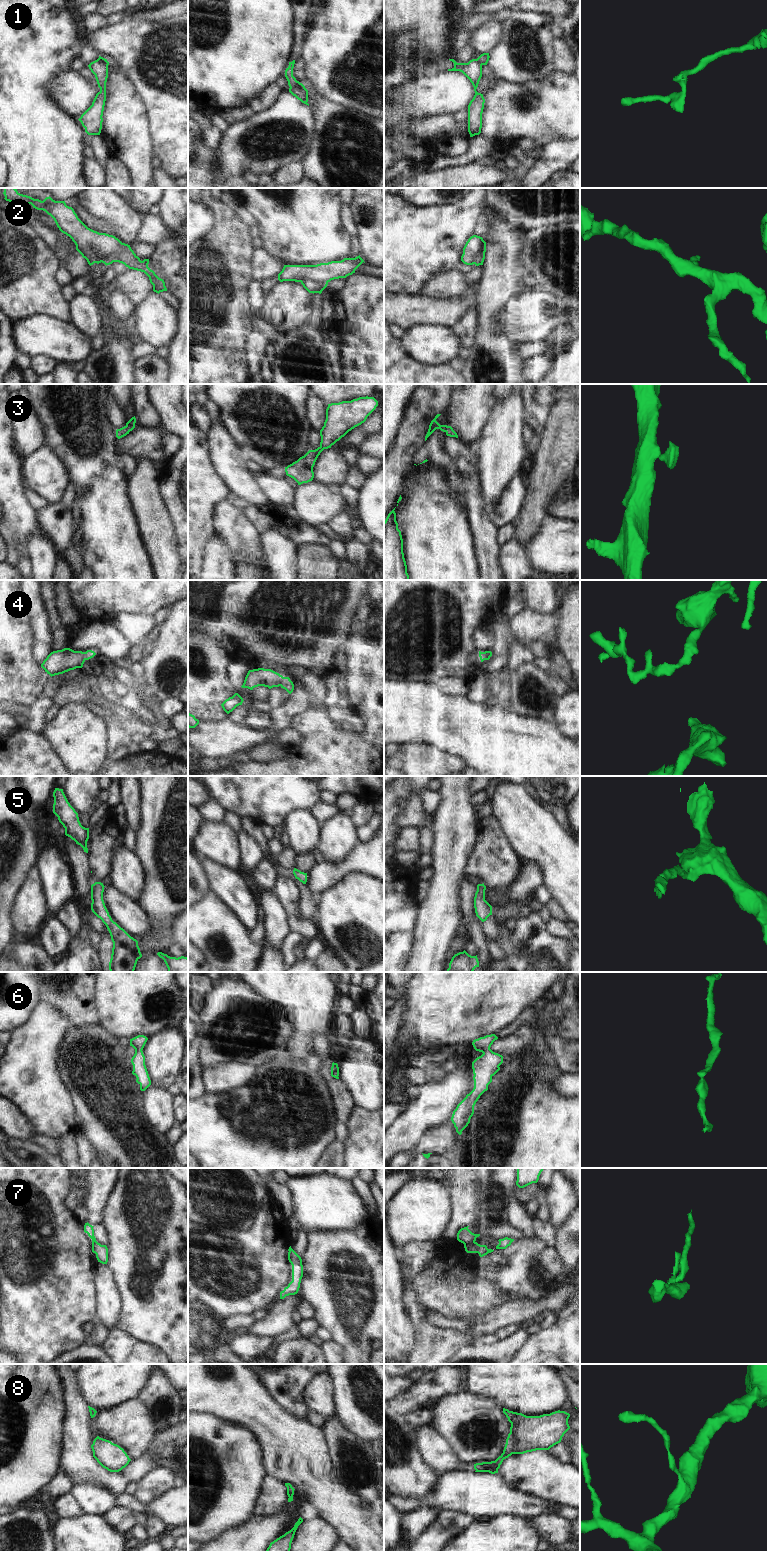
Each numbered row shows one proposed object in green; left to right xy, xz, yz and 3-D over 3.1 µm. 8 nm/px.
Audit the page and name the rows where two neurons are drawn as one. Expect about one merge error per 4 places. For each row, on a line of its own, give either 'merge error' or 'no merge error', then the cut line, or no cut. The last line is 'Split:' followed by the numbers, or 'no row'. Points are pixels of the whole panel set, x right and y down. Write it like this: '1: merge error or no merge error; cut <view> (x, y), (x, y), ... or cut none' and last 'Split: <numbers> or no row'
1: merge error; cut xz (302, 84), (290, 88)
2: merge error; cut xz (301, 281), (311, 279), (327, 283)
3: no merge error; cut none
4: no merge error; cut none
5: no merge error; cut none
6: no merge error; cut none
7: merge error; cut yz (474, 1241), (469, 1241), (464, 1245)
8: no merge error; cut none
Split: 1, 2, 7

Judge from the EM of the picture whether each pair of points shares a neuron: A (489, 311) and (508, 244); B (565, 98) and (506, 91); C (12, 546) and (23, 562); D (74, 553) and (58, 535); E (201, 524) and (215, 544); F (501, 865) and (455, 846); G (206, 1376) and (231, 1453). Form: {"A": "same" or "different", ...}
{"A": "same", "B": "same", "C": "different", "D": "different", "E": "different", "F": "different", "G": "different"}

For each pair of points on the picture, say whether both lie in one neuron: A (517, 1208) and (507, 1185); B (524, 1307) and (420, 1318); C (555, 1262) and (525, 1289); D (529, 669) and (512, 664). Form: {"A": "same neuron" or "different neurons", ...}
{"A": "same neuron", "B": "same neuron", "C": "different neurons", "D": "different neurons"}

